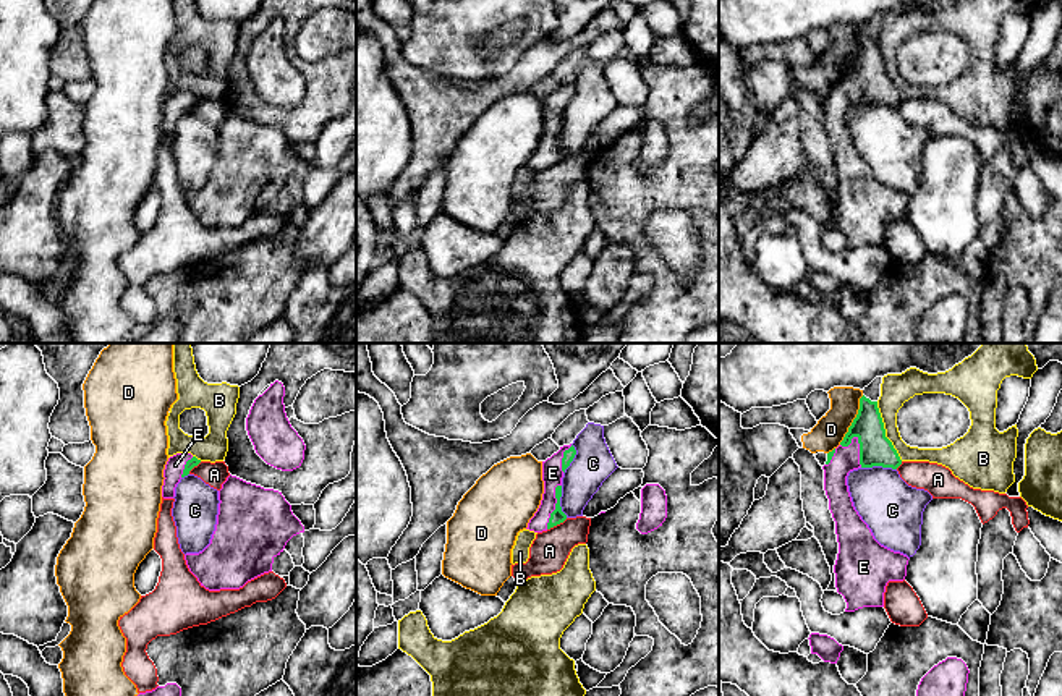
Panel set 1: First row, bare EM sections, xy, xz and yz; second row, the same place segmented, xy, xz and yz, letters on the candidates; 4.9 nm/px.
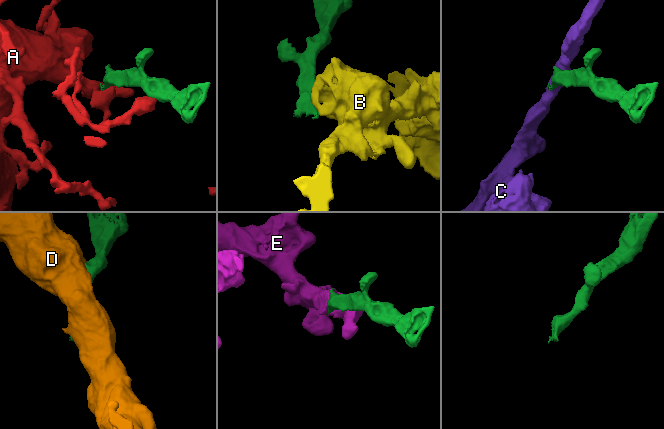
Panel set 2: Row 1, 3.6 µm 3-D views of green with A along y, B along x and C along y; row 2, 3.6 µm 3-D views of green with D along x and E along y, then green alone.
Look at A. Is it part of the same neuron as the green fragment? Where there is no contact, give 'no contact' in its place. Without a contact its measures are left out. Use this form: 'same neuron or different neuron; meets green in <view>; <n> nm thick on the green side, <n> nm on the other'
different neuron; meets green in xz; 70 nm thick on the green side, 190 nm on the other

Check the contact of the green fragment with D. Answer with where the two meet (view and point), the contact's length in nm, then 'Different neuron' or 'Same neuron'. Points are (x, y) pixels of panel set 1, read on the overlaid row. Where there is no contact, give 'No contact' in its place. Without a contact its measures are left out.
Touches green at yz (853, 420). Shared border 280 nm. Different neuron

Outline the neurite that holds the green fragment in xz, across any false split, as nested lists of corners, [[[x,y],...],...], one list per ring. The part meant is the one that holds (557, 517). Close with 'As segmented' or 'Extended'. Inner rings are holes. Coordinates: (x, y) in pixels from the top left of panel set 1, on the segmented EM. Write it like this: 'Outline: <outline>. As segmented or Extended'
Outline: [[[570,443],[560,447],[557,453],[542,461],[544,494],[541,505],[534,516],[529,520],[526,529],[542,533],[567,520],[567,515],[562,511],[560,507],[562,477],[565,469],[573,461],[575,455],[576,450]]]. Extended

